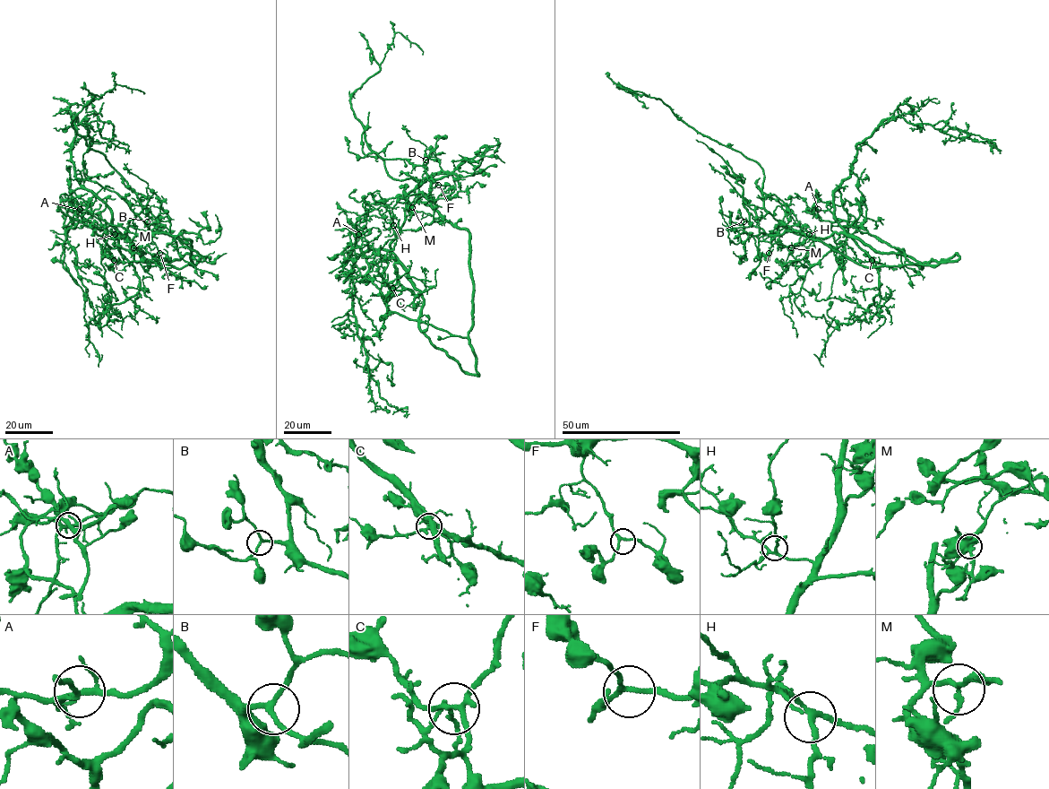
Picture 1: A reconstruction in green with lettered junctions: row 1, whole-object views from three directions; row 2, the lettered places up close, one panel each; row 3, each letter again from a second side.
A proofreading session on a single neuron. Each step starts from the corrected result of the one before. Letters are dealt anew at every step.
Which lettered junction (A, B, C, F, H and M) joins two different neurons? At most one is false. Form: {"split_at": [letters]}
{"split_at": []}

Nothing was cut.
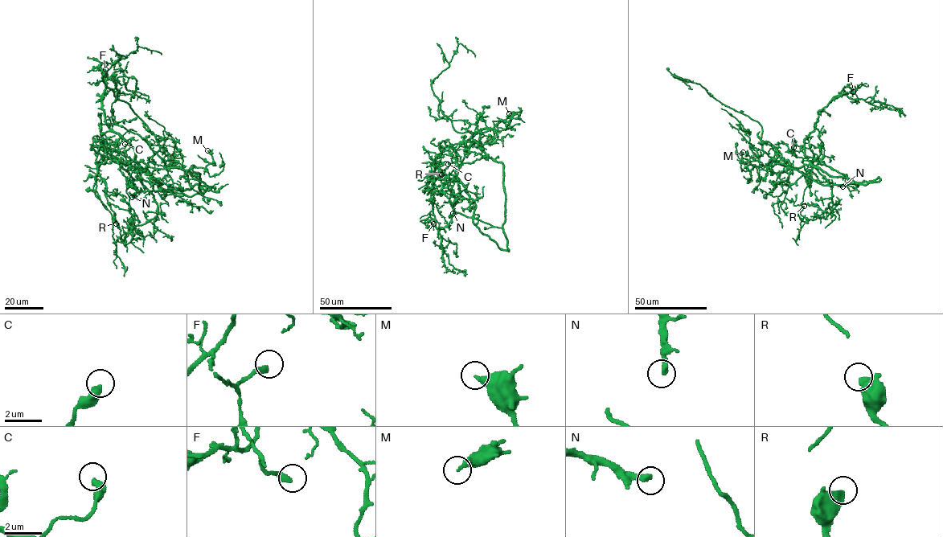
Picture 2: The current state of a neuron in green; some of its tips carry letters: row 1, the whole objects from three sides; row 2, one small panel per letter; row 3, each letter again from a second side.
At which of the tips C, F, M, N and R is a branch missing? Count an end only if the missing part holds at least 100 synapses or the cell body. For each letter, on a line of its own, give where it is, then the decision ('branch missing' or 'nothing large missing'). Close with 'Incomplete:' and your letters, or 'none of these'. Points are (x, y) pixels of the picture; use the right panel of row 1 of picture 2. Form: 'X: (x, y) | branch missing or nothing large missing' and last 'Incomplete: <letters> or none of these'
C: (793, 147) | nothing large missing
F: (853, 92) | nothing large missing
M: (743, 152) | nothing large missing
N: (842, 186) | branch missing
R: (804, 206) | nothing large missing
Incomplete: N

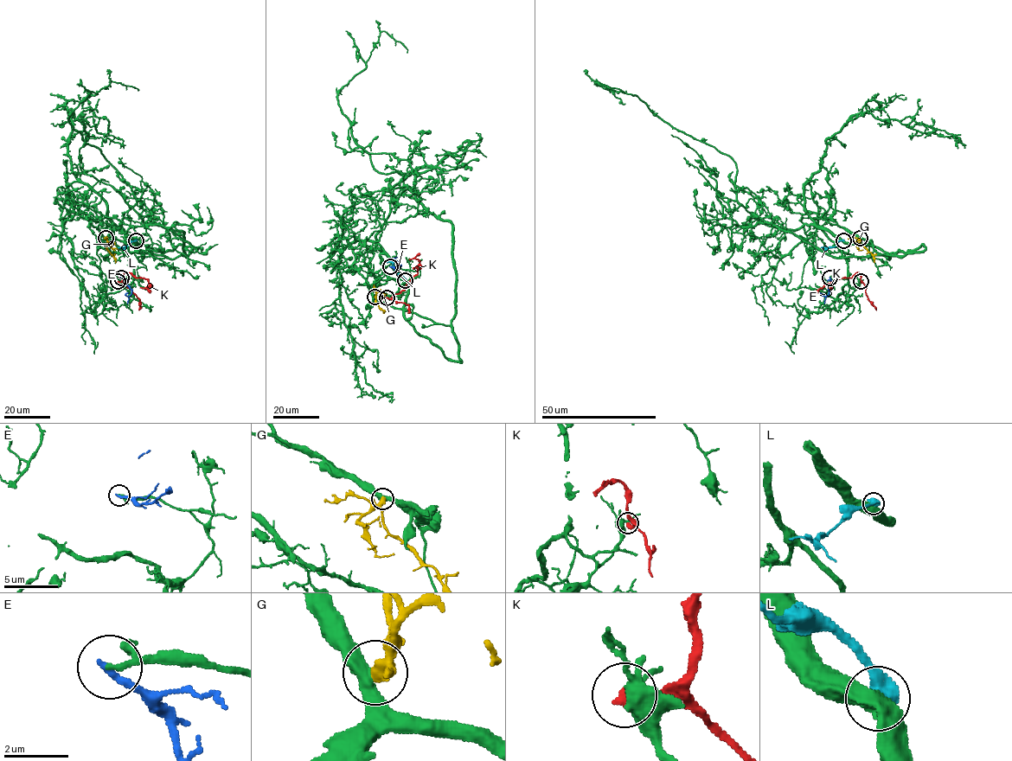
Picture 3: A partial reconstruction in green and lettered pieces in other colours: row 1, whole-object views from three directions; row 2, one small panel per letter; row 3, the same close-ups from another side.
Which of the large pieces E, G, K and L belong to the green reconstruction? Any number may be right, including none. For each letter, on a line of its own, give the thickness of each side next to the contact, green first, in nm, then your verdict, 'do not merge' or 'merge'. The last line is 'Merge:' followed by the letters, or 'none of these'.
E: 130 nm thick on the green side, 240 nm on the other; do not merge
G: 440 nm thick on the green side, 320 nm on the other; do not merge
K: 240 nm thick on the green side, 400 nm on the other; do not merge
L: 550 nm thick on the green side, 600 nm on the other; do not merge
Merge: none of these

